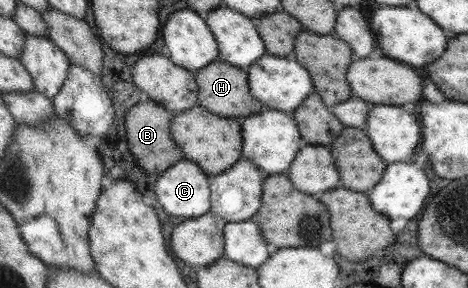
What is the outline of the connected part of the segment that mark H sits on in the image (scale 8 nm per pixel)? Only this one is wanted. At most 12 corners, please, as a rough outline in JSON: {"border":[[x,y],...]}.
{"border":[[213,60],[196,70],[196,104],[223,118],[254,115],[243,69]]}

